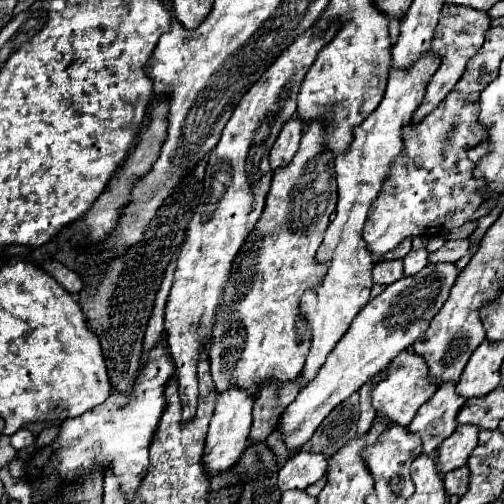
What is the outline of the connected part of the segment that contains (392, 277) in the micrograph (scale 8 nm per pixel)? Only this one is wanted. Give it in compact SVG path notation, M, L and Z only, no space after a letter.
M381 261L373 267L373 281L381 285L391 285L403 277L403 261Z

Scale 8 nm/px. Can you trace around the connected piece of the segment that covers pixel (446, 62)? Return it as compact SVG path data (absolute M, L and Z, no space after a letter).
M445 5L443 7L439 25L435 29L435 39L433 39L433 45L431 45L431 51L439 53L443 57L443 63L441 63L441 69L433 75L433 81L427 85L427 93L423 97L423 103L415 109L411 125L417 125L419 121L423 121L423 117L427 113L431 113L447 97L447 93L455 87L455 83L463 75L463 69L465 69L467 61L471 59L471 55L475 55L475 49L479 49L479 45L483 45L485 31L489 27L491 27L491 21L489 21L487 13L479 13L479 11L473 11L473 9L463 9L463 7L457 7L457 5Z

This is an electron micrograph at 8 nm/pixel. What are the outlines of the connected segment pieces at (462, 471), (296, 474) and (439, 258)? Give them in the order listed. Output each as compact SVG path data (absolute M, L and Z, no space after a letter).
M467 465L445 475L445 491L449 495L461 497L463 493L467 493L467 487L469 487L469 467Z
M295 453L281 469L279 469L279 489L301 489L305 491L309 485L317 483L327 471L327 457L323 453Z
M465 239L465 241L445 241L445 245L439 251L429 253L429 265L457 263L467 251L469 251L469 239Z

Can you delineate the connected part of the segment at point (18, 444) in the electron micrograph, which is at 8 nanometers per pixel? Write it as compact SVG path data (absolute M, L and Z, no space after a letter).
M19 429L13 437L11 437L11 445L13 445L13 449L25 449L25 447L29 447L29 445L35 445L35 437L33 437L33 433L29 431L29 429Z

